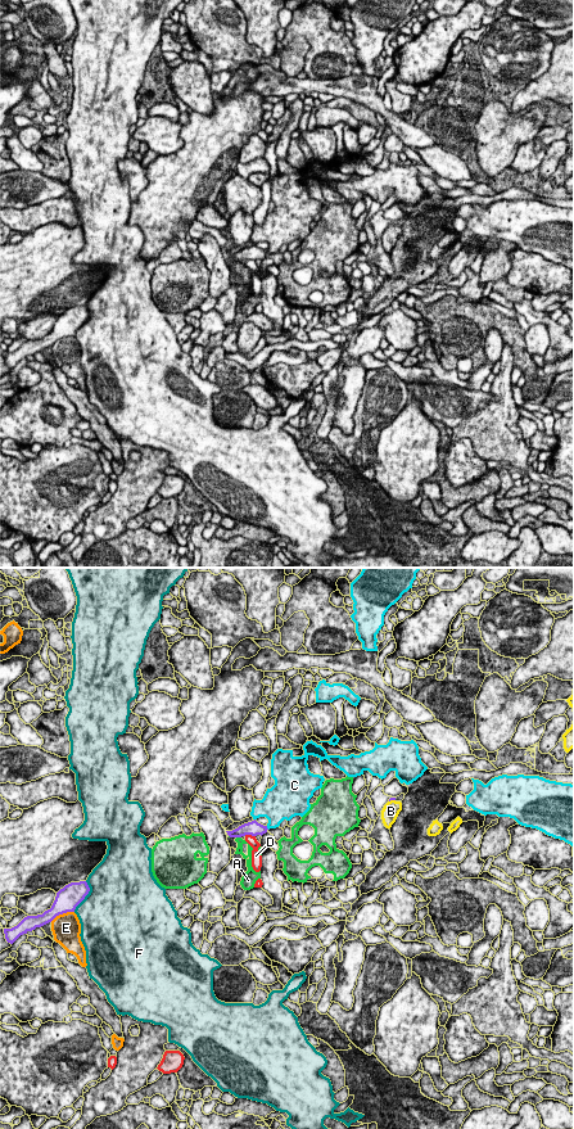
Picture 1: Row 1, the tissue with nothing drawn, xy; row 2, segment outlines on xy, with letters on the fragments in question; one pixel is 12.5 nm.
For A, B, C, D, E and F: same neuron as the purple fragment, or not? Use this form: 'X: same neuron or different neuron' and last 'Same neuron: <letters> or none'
A: different neuron
B: different neuron
C: different neuron
D: different neuron
E: different neuron
F: different neuron
Same neuron: none

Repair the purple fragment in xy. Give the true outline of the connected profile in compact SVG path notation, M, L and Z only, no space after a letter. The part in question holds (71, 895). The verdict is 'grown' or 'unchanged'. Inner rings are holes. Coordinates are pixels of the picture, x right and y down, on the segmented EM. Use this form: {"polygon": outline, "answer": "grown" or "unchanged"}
{"polygon": "M86 881L65 885L57 893L50 909L45 911L42 915L27 916L17 926L4 929L6 941L13 944L21 935L51 922L57 916L74 912L76 907L85 899L89 891L90 888Z", "answer": "unchanged"}

